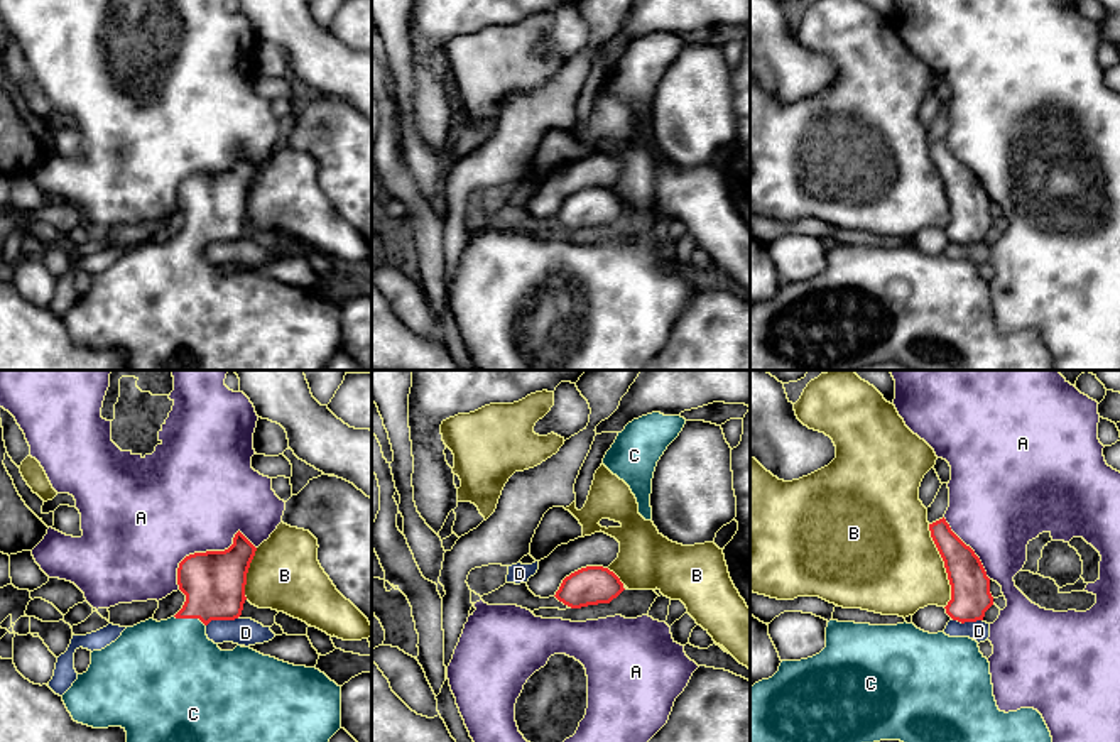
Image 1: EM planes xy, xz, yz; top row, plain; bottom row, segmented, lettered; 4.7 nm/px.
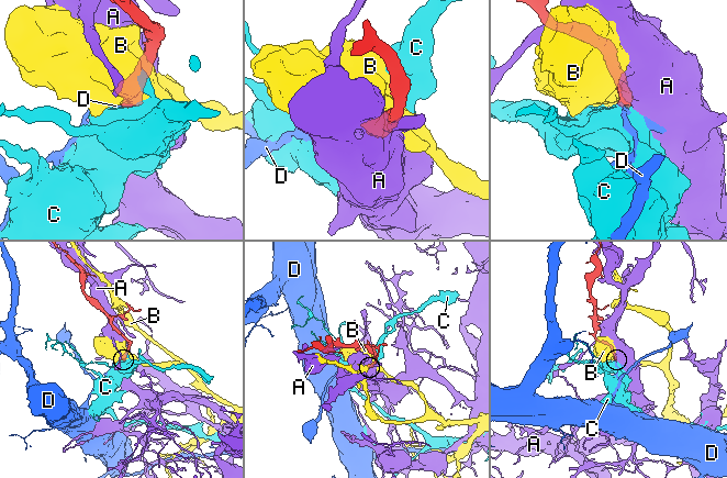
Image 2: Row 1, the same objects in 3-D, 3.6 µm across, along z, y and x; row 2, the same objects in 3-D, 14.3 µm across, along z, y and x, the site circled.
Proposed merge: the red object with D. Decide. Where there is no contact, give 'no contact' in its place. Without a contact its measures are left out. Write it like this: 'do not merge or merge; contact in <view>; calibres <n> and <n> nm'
do not merge; contact in xy; calibres 300 and 130 nm

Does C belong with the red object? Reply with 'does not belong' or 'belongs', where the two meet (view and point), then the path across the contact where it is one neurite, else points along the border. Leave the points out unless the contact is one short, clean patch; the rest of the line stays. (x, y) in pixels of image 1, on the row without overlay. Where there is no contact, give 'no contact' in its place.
belongs; contact xy (190, 239); way xy (213, 203), (213, 213), (190, 239), (171, 288)

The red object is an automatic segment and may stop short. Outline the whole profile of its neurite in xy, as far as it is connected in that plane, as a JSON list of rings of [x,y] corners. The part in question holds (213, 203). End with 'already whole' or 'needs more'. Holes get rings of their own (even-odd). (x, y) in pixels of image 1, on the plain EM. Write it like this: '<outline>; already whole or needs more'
[[[238,152],[225,172],[186,177],[177,189],[177,206],[186,216],[182,230],[167,242],[149,240],[127,248],[115,264],[91,274],[88,292],[78,296],[63,316],[73,341],[93,350],[122,348],[128,370],[324,370],[341,350],[341,308],[316,289],[294,287],[250,269],[221,272],[206,257],[211,242],[235,242],[242,237],[255,172]]]; needs more

